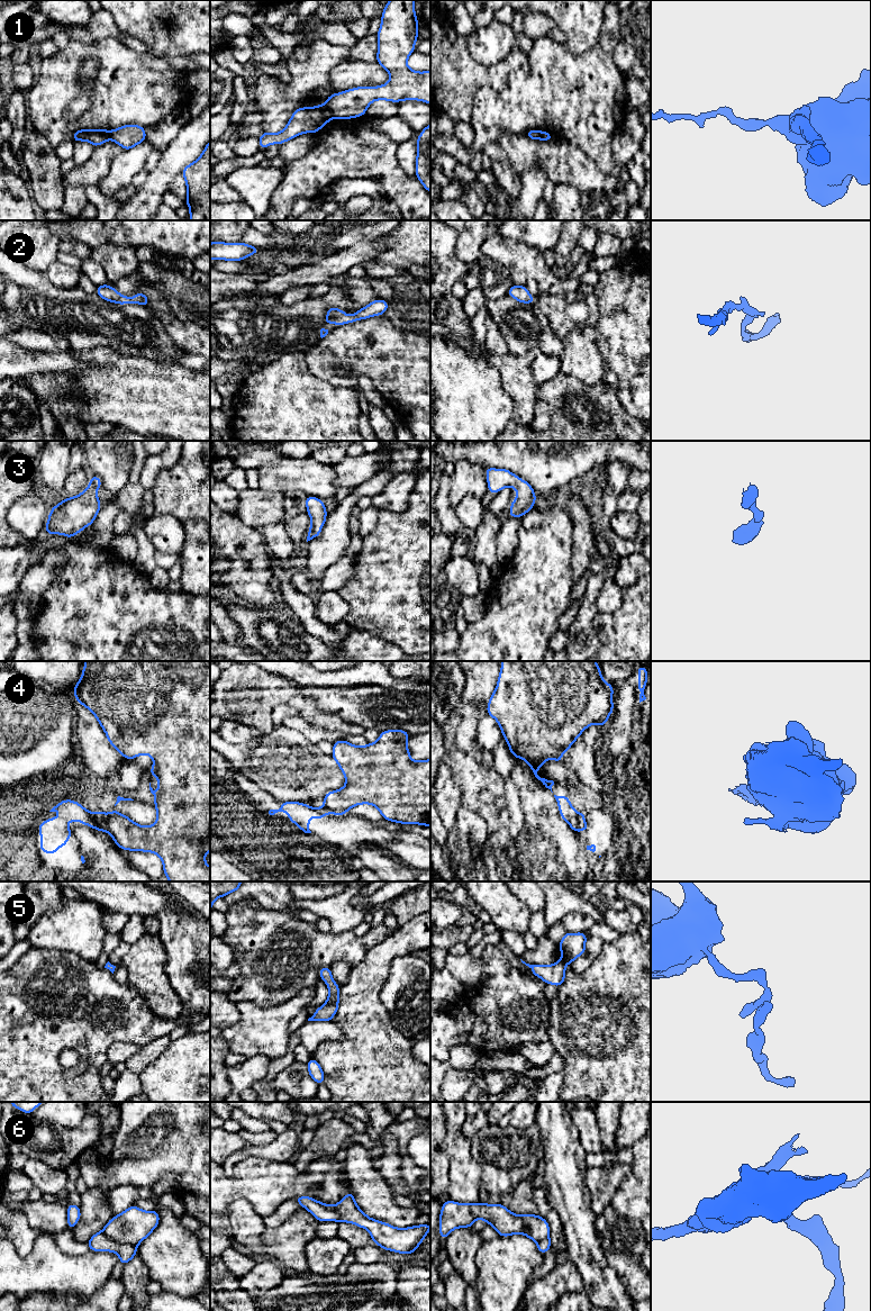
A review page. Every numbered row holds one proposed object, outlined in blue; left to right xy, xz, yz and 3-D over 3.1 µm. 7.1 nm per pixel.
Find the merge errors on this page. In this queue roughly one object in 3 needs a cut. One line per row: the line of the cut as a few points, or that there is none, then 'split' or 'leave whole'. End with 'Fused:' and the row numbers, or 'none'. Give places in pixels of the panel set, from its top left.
1: cut in xz along (324, 105), (334, 116); split
2: no cut; leave whole
3: no cut; leave whole
4: cut in xy along (107, 814), (106, 830); split
5: no cut; leave whole
6: cut in xy along (101, 1231), (120, 1242), (130, 1244), (136, 1247); split
Fused: 1, 4, 6

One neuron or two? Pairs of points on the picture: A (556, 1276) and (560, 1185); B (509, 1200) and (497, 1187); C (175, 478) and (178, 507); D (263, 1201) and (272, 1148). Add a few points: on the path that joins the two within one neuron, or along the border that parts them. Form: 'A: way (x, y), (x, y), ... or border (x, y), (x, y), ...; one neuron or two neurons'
A: border (569, 1259), (573, 1263), (583, 1282); two neurons
B: border (526, 1178), (505, 1193), (499, 1202); two neurons
C: way (175, 485), (178, 500); one neuron
D: border (292, 1159), (275, 1162), (247, 1157), (243, 1162); two neurons

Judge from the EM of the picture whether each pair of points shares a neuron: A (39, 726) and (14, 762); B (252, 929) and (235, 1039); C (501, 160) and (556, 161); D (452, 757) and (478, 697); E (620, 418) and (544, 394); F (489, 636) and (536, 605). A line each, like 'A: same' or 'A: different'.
A: same
B: different
C: different
D: different
E: same
F: same

